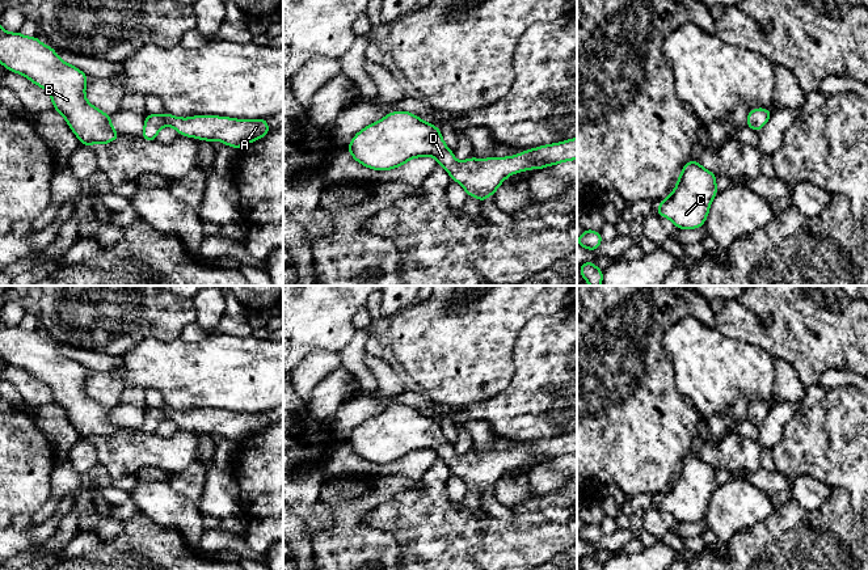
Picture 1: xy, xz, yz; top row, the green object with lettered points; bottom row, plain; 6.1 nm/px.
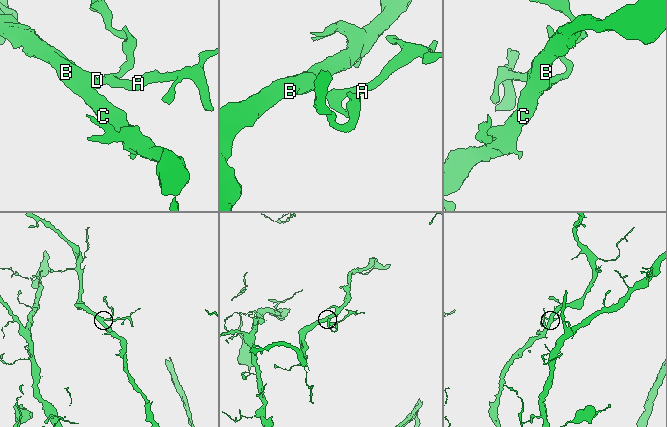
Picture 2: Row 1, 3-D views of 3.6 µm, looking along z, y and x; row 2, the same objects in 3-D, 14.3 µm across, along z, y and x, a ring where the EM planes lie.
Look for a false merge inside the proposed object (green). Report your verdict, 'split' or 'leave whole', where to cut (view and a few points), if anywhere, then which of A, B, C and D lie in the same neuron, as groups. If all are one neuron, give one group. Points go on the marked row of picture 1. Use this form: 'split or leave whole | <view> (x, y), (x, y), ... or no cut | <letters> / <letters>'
leave whole | no cut | A B C D

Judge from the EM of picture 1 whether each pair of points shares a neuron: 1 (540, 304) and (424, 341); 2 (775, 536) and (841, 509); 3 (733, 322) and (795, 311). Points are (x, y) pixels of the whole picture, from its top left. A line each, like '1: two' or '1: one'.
1: one
2: one
3: one

